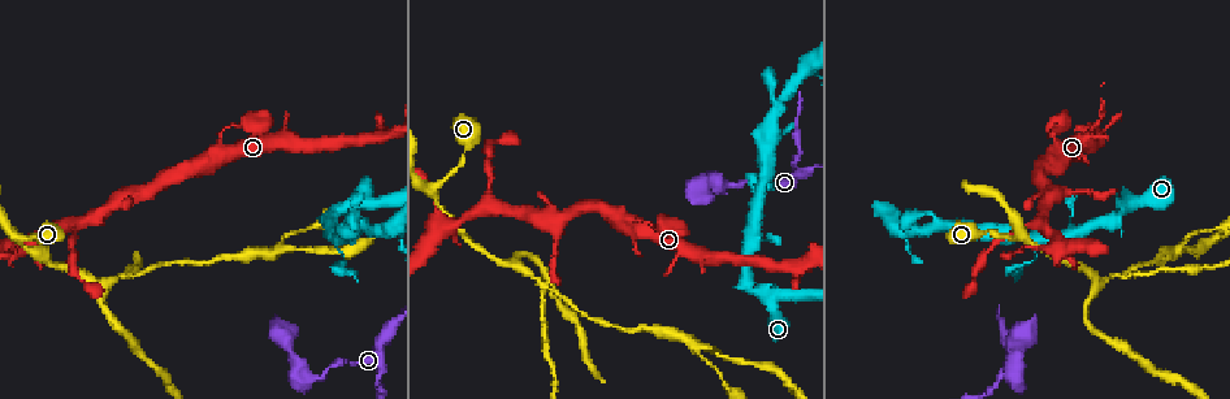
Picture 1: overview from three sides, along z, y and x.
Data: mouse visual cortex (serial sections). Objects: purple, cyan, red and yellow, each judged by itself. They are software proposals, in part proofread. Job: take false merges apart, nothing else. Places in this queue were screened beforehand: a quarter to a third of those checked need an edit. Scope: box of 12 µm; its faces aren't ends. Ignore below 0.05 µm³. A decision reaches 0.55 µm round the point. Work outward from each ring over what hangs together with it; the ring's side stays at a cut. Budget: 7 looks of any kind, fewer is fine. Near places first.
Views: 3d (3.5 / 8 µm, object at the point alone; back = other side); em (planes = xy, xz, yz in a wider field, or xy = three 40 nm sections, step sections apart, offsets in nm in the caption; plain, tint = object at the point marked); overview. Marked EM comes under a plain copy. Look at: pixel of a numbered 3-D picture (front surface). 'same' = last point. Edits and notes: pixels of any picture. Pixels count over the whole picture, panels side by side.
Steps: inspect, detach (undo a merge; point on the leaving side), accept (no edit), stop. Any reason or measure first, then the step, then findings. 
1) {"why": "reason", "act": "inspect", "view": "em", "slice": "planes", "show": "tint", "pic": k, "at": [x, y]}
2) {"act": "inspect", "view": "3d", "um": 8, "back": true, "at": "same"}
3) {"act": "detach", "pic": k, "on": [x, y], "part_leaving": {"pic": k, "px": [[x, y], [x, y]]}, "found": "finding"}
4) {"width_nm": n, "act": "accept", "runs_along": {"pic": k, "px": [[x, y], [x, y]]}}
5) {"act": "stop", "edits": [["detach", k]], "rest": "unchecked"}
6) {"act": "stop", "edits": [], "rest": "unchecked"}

{"why": "arms part here", "act": "inspect", "view": "3d", "um": 3.5, "pic": 1, "at": [1018, 238]}

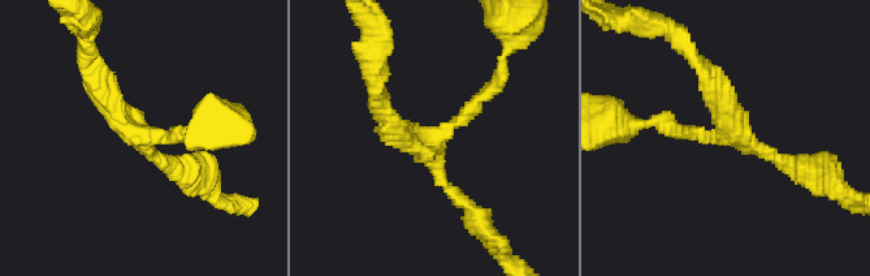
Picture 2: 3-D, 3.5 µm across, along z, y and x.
{"arms": 3, "arm_widths_nm": [150, 150, 350], "act": "inspect", "view": "em", "slice": "xy", "step": 1, "show": "tint", "pic": 2, "at": [731, 134]}

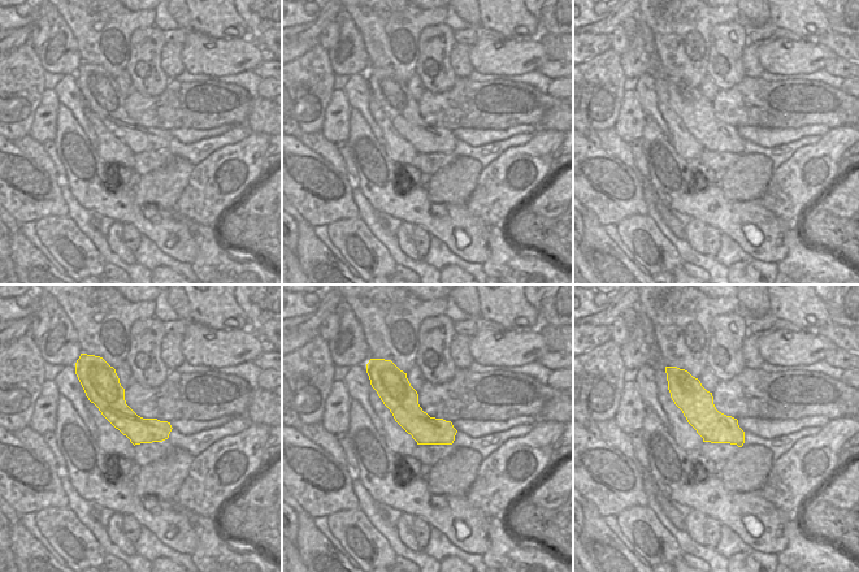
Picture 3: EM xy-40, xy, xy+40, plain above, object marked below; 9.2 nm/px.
{"why": "cut it another way", "act": "inspect", "view": "em", "slice": "xy", "step": 3, "show": "tint", "at": "same"}

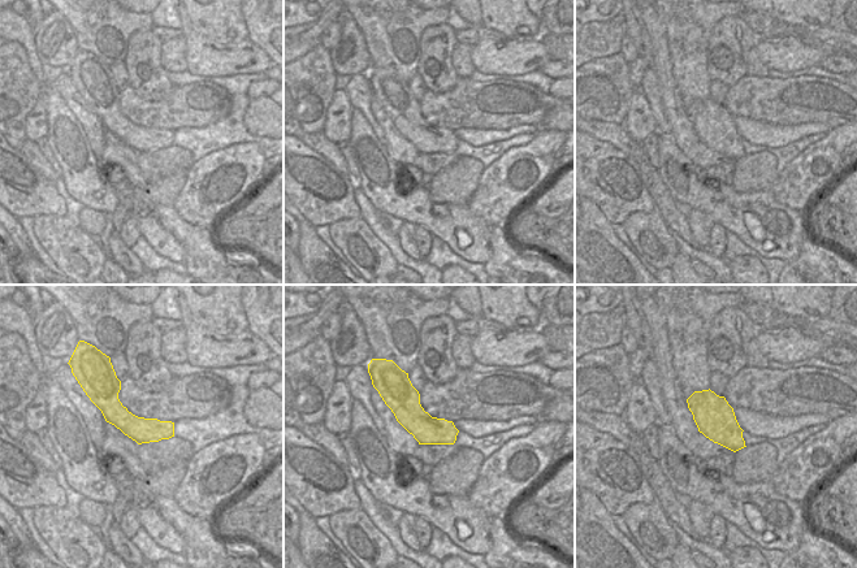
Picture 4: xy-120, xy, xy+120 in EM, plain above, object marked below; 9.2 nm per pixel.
{"act": "accept", "runs_along": {"pic": 2, "px": [[672, 126], [736, 134], [796, 165]]}, "found": "one cell here"}

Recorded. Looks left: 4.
{"why": "three arms meet", "act": "inspect", "view": "3d", "um": 3.5, "pic": 1, "at": [1121, 276]}

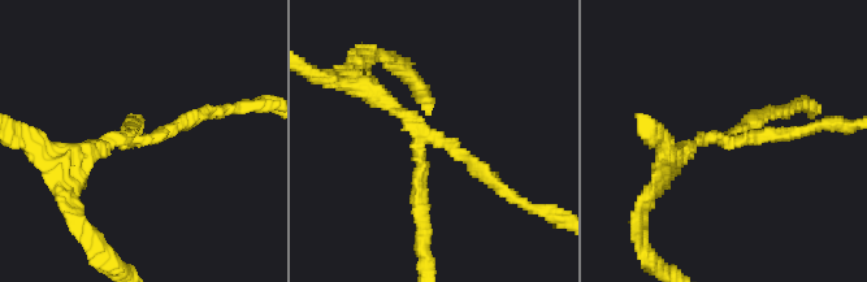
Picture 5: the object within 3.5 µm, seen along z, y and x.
{"arms": 3, "arm_widths_nm": [150, 200, 250], "why": "need the tissue", "act": "inspect", "view": "em", "slice": "xy", "step": 3, "show": "tint", "pic": 5, "at": [720, 139]}

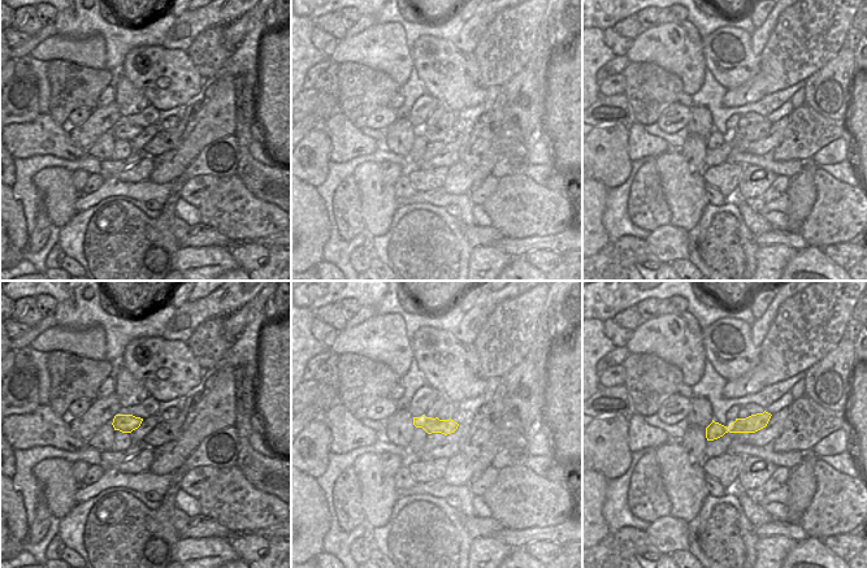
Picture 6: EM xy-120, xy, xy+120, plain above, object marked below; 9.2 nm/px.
{"act": "inspect", "view": "em", "slice": "xy", "step": 5, "show": "tint", "at": "same"}

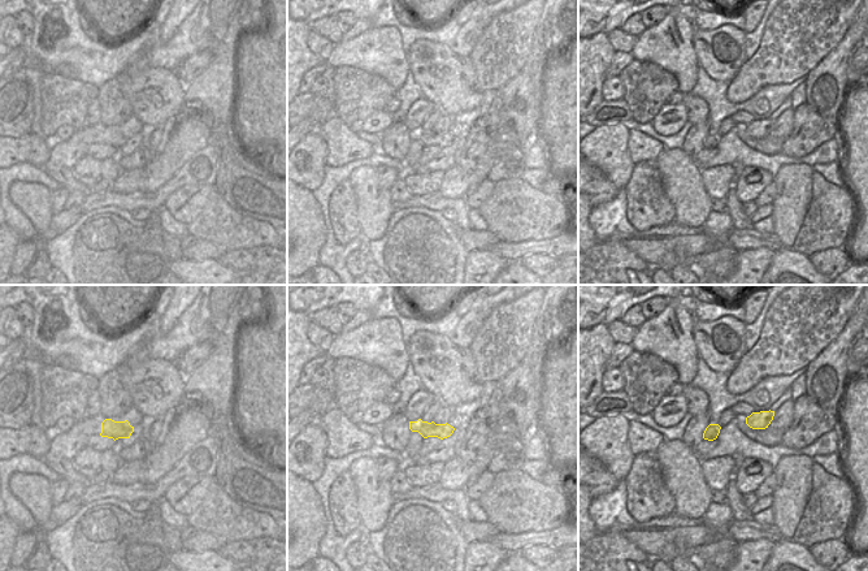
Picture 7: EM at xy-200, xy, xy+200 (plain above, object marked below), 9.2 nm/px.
{"width_nm": 150, "act": "detach", "pic": 5, "on": [775, 131], "part_leaving": {"pic": 5, "px": [[725, 142], [845, 126]]}, "found": "a second cell is stuck on"}

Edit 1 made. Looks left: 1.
{"act": "stop", "edits": [["detach", 5]], "rest": "unchecked"}

